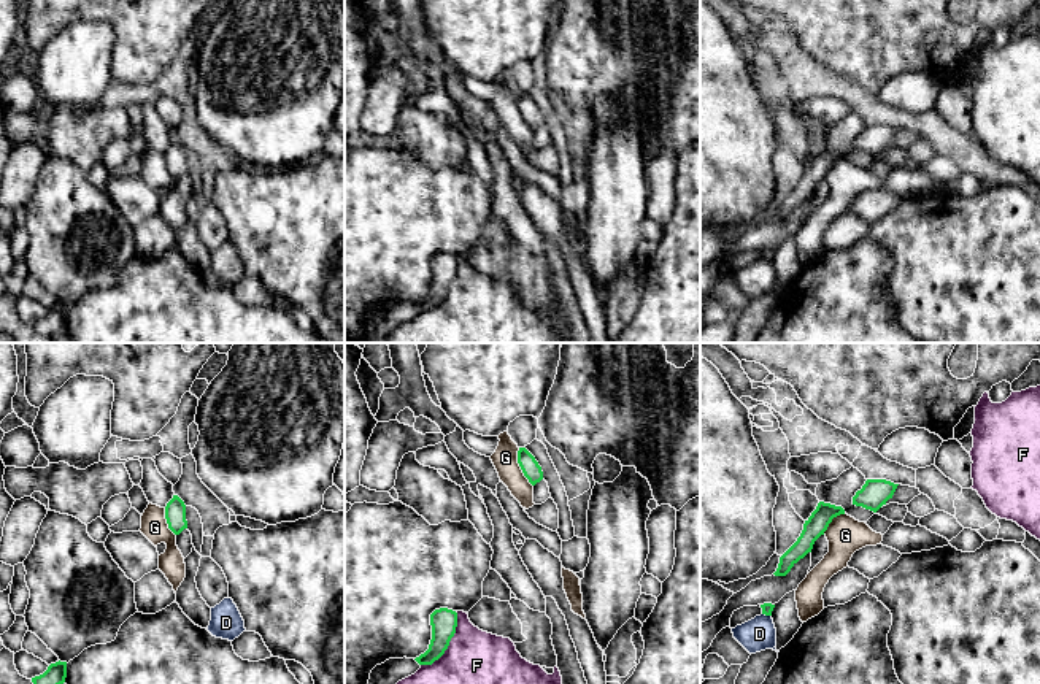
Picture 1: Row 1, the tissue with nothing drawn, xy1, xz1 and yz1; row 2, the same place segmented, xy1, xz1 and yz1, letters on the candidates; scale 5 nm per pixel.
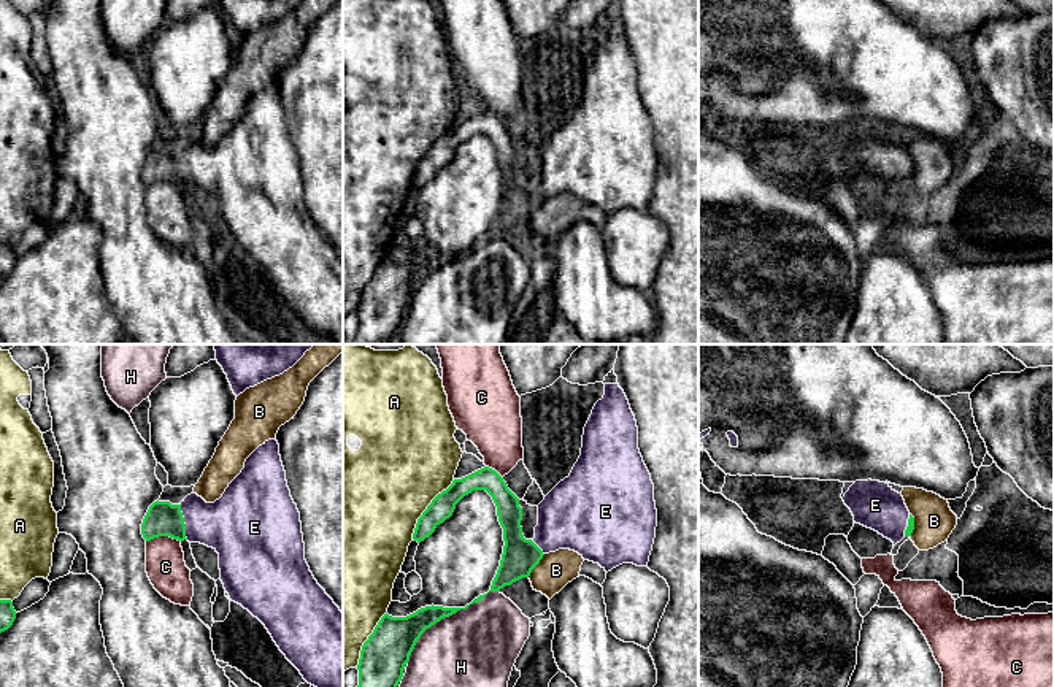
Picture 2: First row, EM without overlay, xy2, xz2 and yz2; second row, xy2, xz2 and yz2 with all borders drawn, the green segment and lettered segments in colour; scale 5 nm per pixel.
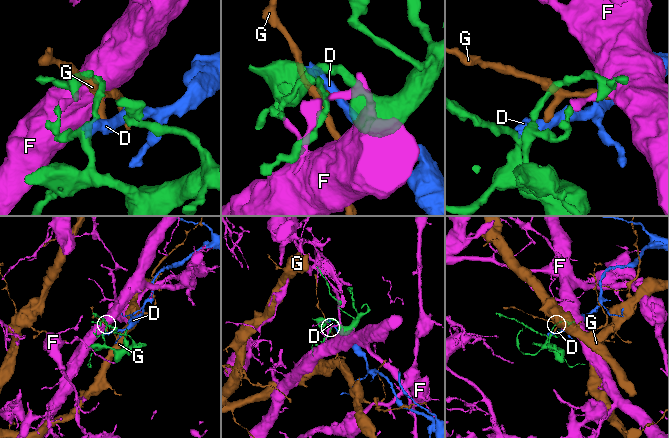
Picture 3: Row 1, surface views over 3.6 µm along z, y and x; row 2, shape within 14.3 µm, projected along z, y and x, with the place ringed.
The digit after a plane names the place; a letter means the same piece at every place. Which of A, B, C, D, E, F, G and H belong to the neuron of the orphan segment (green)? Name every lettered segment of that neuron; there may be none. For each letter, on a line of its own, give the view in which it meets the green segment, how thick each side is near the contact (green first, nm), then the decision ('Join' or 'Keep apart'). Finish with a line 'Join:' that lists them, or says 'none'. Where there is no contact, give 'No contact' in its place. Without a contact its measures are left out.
A: Touches green in xz2. Thickness 120 nm (green) against 460 nm. Keep apart
B: Touches green in xz2. Thickness 180 nm (green) against 180 nm. Keep apart
C: Touches green in xy2. Thickness 180 nm (green) against 200 nm. Keep apart
D: Touches green in yz1. Thickness 60 nm (green) against 170 nm. Keep apart
E: Touches green in xy2. Thickness 180 nm (green) against 300 nm. Join
F: Touches green in xz1. Thickness 140 nm (green) against 460 nm. Keep apart
G: Touches green in xz1. Thickness 90 nm (green) against 130 nm. Keep apart
H: Touches green in xz2. Thickness 180 nm (green) against 480 nm. Keep apart
Join: E

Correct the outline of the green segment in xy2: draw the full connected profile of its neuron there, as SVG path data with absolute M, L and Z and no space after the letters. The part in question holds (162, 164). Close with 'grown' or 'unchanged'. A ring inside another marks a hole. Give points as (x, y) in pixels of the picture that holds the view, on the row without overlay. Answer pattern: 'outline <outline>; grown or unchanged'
outline M276 84L265 86L246 103L241 117L214 148L206 148L194 136L179 149L154 146L143 163L141 179L146 186L170 181L213 192L219 198L221 225L230 244L265 270L279 295L308 328L343 343L343 257L317 228L305 205L300 157L287 132Z; grown

